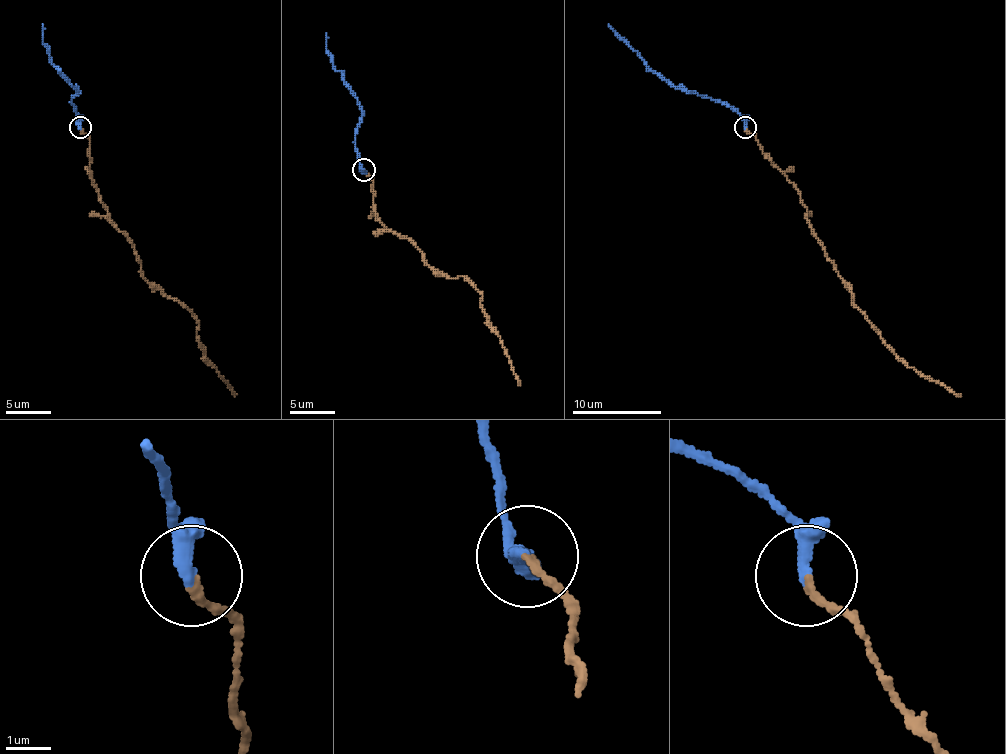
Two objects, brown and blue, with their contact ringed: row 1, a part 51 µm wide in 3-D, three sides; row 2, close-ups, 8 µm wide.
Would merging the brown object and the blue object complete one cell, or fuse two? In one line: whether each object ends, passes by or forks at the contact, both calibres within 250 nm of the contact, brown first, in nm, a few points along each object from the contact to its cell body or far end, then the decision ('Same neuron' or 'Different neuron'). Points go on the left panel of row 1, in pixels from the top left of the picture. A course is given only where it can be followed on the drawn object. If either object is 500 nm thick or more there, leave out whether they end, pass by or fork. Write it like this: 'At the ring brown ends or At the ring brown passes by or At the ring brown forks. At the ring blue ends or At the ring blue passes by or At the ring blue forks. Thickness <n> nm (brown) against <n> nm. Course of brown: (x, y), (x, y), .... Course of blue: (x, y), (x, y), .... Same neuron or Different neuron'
At the ring brown ends. At the ring blue passes by. Thickness 160 nm (brown) against 260 nm. Course of brown: (80, 127), (107, 218), (132, 245), (143, 276), (178, 300), (199, 327), (203, 356), (234, 396). Course of blue: (80, 127), (72, 104), (78, 91), (52, 62), (49, 49), (43, 42), (43, 24). Same neuron

